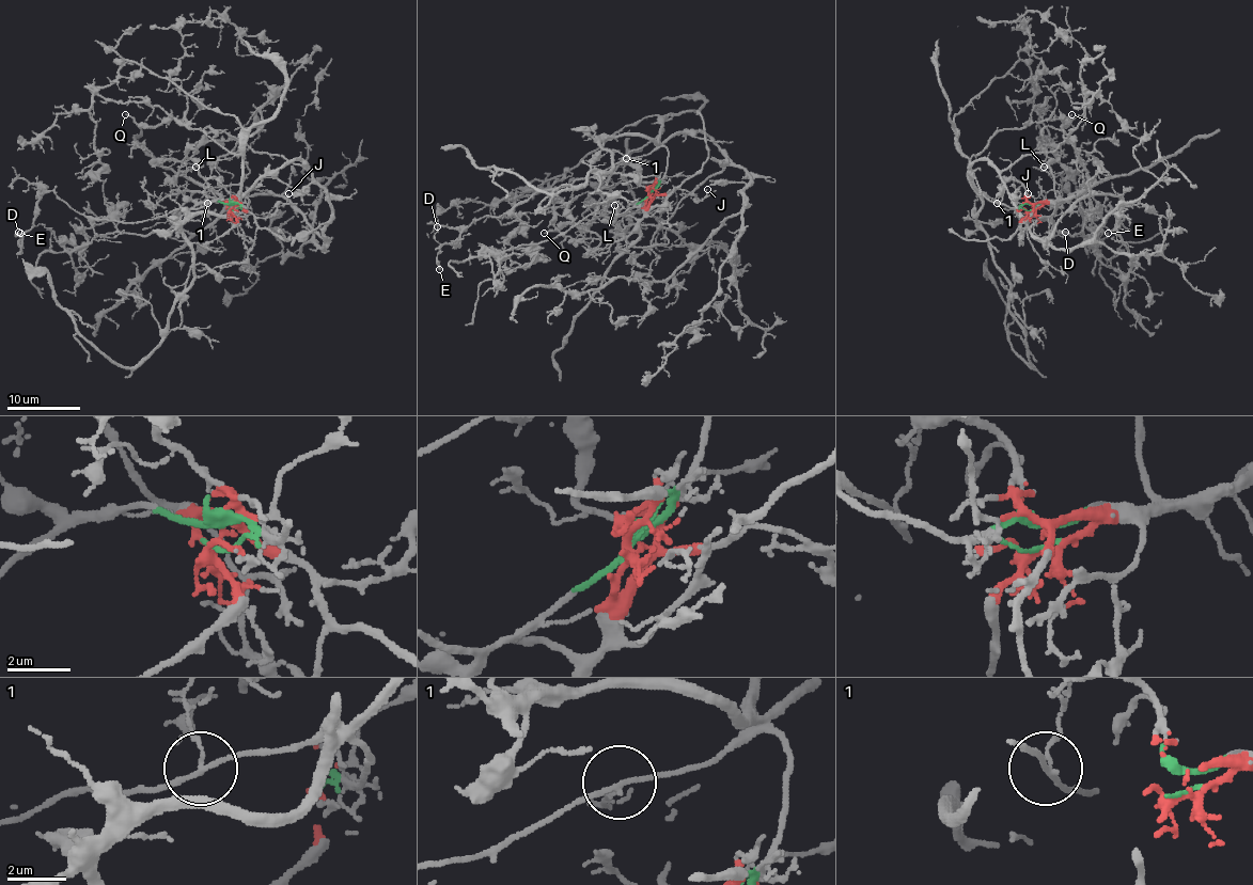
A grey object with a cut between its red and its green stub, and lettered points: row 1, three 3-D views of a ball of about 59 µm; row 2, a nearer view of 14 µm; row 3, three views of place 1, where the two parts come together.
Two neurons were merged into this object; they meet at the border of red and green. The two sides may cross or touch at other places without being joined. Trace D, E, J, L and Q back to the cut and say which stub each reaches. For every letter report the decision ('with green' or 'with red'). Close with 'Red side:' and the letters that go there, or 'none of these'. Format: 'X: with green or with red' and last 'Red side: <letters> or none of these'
D: with green
E: with green
J: with red
L: with red
Q: with green
Red side: J, L

